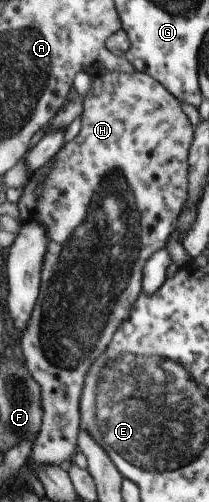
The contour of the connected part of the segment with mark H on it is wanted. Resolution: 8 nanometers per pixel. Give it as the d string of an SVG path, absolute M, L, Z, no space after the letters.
M108 71L90 77L91 85L87 94L83 96L83 112L79 116L81 120L80 131L71 142L64 144L64 146L62 145L54 155L55 159L52 162L52 169L44 179L42 194L30 214L32 219L36 219L45 228L48 239L45 257L43 258L39 274L37 300L30 313L29 321L21 332L20 339L20 348L24 353L28 372L31 372L36 384L39 384L39 389L42 393L43 423L35 436L31 454L28 458L29 464L25 465L28 472L33 476L35 476L33 472L46 463L60 467L66 464L66 462L71 461L75 448L78 445L78 432L81 427L80 400L84 380L86 380L96 360L100 359L105 353L117 329L120 328L124 320L129 318L129 313L133 309L135 300L139 298L142 292L142 272L144 266L156 251L164 249L164 244L166 244L170 232L176 226L176 220L178 220L178 214L180 214L180 210L184 206L184 200L187 200L186 168L189 168L189 164L186 164L186 152L190 152L190 140L193 138L192 128L188 124L188 118L180 110L180 104L172 98L171 93L159 81L138 71L129 73Z

